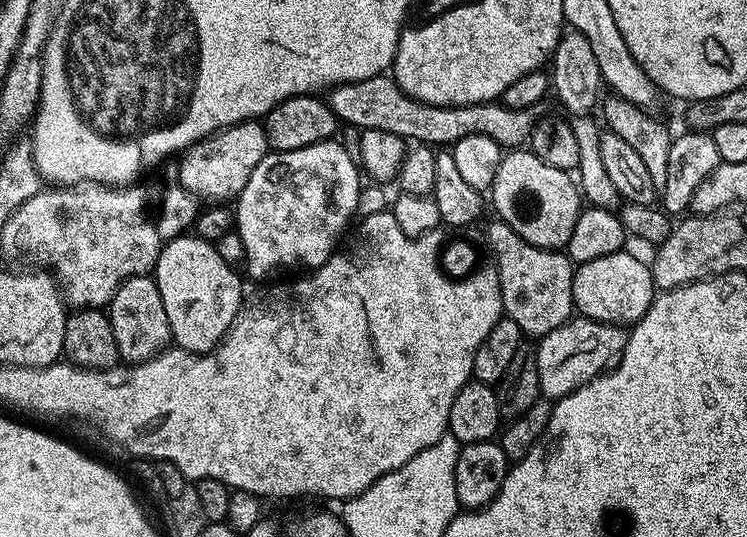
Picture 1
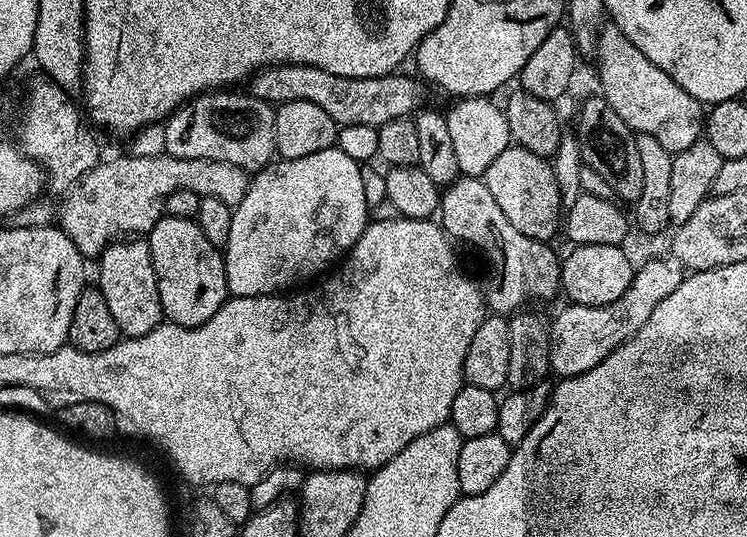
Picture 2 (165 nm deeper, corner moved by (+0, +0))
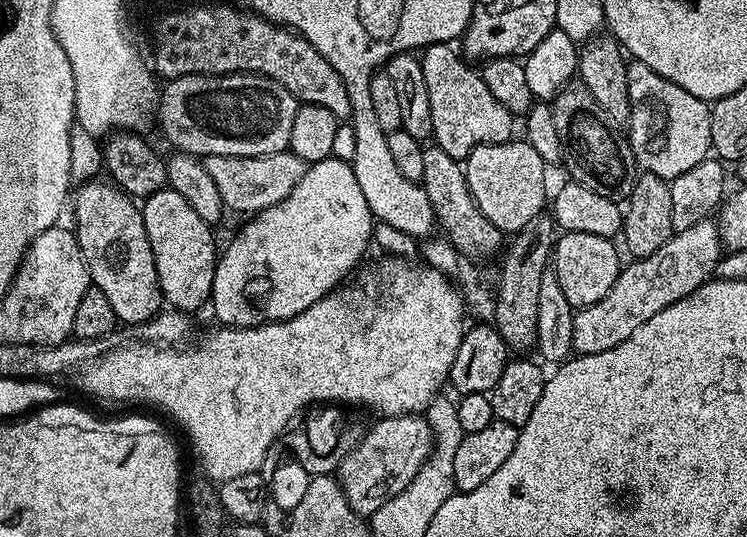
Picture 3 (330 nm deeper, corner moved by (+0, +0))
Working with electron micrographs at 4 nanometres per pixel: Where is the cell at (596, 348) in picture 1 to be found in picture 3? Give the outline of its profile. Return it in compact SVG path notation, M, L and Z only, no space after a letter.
M715 219L694 222L694 226L686 226L681 232L673 231L666 246L623 265L606 298L575 313L572 352L582 356L602 354L602 350L626 342L626 338L630 338L642 322L650 322L658 310L666 310L666 306L686 298L705 284L715 273L721 255L720 229Z

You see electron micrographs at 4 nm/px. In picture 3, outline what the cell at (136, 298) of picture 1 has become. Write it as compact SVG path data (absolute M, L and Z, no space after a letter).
M95 178L75 189L70 212L71 208L76 219L76 241L88 267L89 281L106 294L117 321L121 325L139 326L152 319L161 311L162 297L158 270L154 266L154 250L150 250L144 214L137 201L115 184Z

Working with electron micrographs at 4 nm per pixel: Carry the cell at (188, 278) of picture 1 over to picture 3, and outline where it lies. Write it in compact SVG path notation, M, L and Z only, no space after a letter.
M172 188L158 190L143 201L142 211L146 222L146 238L154 250L154 266L158 270L160 295L165 305L175 311L193 314L207 305L212 298L214 270L218 259L218 244L212 237L213 229Z

